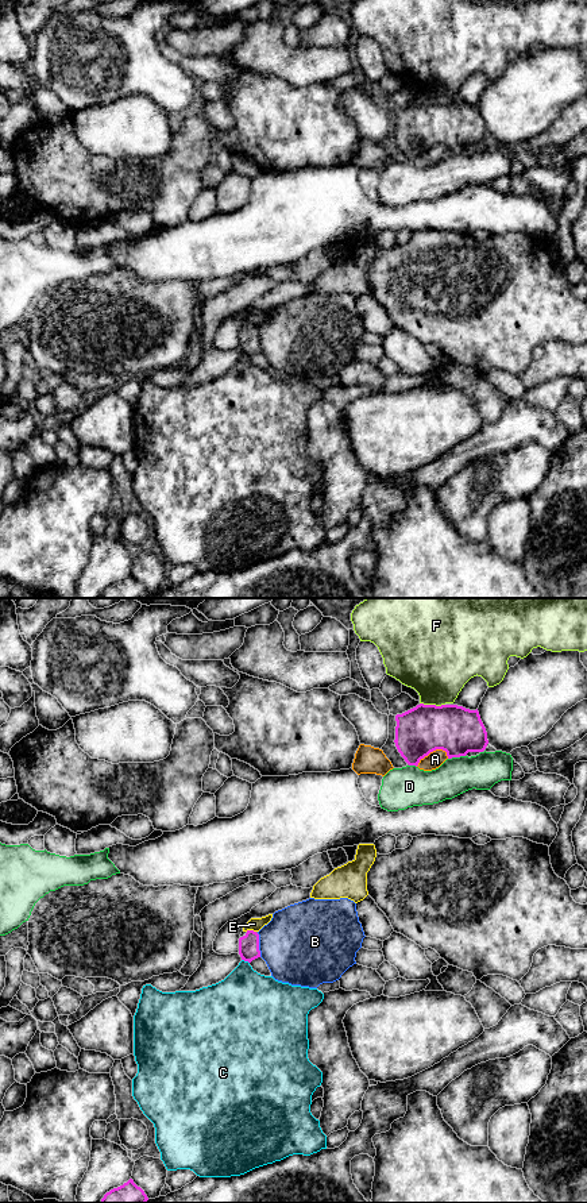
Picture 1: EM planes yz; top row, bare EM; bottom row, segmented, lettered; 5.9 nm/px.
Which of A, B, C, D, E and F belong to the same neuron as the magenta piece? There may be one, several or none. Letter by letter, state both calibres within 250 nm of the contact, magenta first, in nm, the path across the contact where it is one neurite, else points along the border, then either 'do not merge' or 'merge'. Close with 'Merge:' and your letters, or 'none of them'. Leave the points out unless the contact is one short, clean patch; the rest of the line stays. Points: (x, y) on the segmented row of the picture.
A: calibres 280 and 100 nm; do not merge
B: calibres 130 and 460 nm; do not merge
C: calibres 130 and 380 nm; do not merge
D: calibres 280 and 220 nm; do not merge
E: calibres 130 and 80 nm; border yz (246, 930), (255, 932); do not merge
F: calibres 280 and 400 nm; do not merge
Merge: none of them

